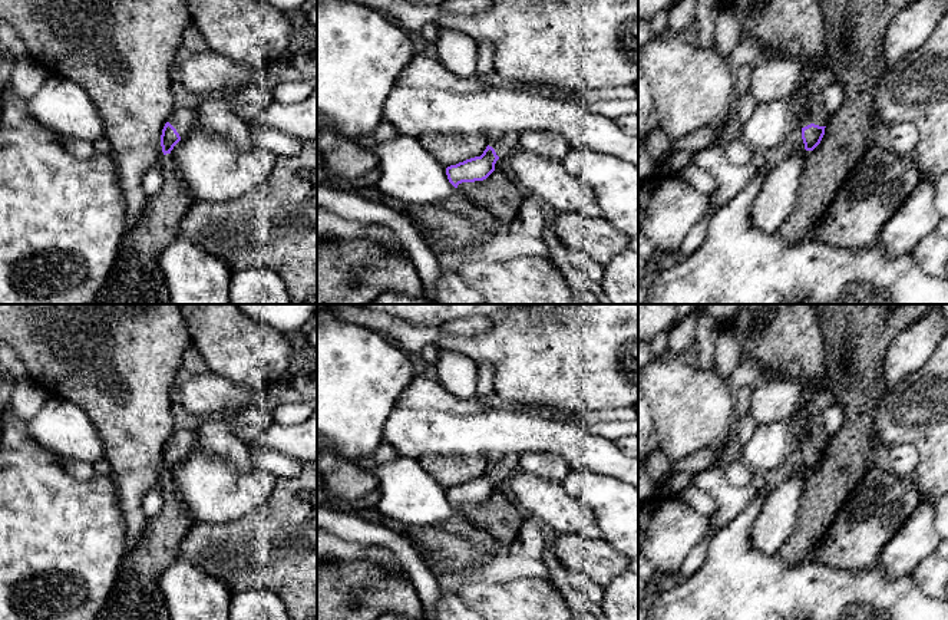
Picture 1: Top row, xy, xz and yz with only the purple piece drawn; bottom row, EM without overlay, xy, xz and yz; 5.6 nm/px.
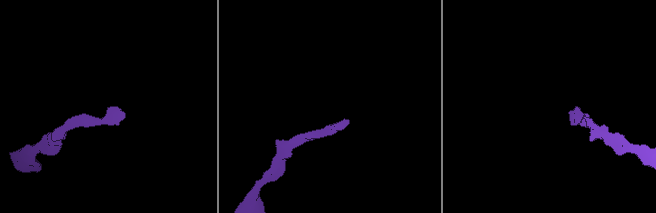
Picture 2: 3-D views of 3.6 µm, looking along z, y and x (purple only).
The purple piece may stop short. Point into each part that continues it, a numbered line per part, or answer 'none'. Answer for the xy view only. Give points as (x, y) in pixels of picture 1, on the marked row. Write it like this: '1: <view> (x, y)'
1: xy (184, 119)

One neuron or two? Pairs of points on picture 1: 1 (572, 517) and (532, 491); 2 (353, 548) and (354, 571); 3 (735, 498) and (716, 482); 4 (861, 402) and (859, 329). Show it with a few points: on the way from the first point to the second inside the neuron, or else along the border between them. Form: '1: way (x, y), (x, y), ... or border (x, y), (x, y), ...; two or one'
1: way (562, 513), (542, 500); one
2: border (332, 560), (369, 560), (387, 569); two
3: way (730, 497), (720, 487); one
4: way (859, 383), (859, 348); one

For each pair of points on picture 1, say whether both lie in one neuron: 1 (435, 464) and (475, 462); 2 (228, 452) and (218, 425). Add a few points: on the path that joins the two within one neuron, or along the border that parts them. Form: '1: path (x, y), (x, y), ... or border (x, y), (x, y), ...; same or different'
1: path (445, 465), (465, 465); same
2: path (225, 445), (218, 438), (218, 432); same

